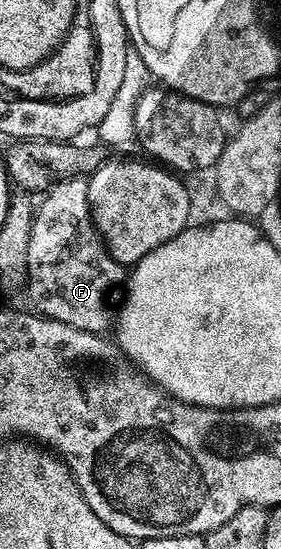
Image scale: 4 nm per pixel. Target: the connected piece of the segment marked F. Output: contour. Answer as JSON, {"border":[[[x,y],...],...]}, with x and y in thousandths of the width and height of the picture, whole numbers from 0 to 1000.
{"border":[[[302,322],[228,324],[196,332],[146,355],[121,384],[114,430],[100,435],[100,474],[93,475],[93,517],[85,536],[107,541],[103,563],[153,579],[285,597],[299,605],[374,610],[399,594],[399,565],[377,552],[377,541],[402,521],[452,512],[452,486],[431,485],[381,455],[363,428],[335,412],[313,372],[313,330]]]}

